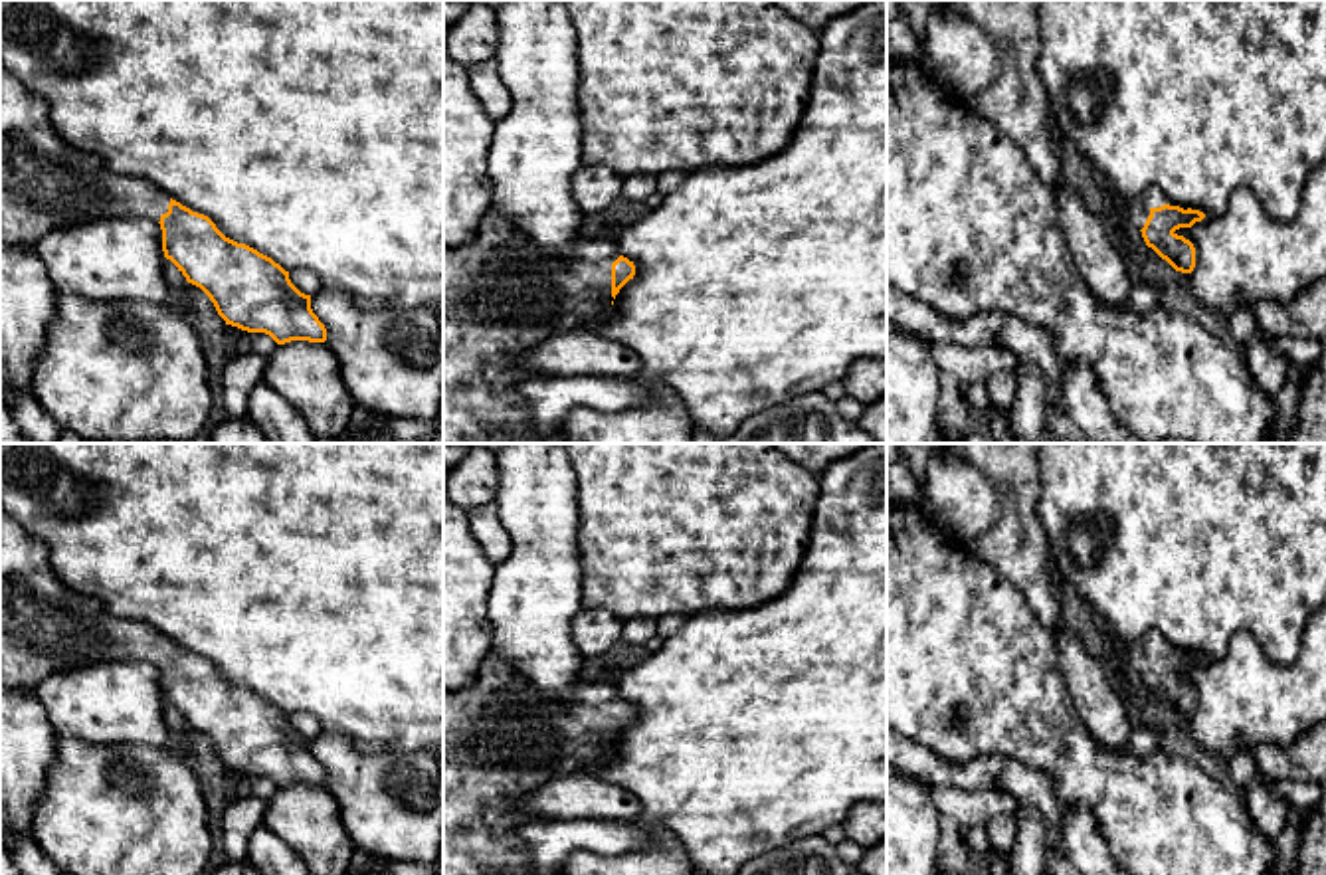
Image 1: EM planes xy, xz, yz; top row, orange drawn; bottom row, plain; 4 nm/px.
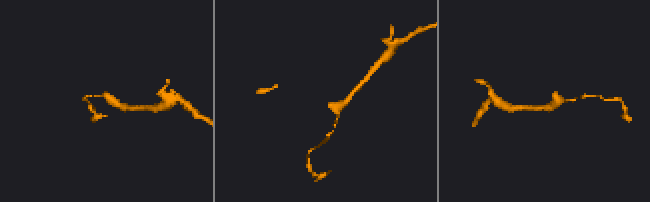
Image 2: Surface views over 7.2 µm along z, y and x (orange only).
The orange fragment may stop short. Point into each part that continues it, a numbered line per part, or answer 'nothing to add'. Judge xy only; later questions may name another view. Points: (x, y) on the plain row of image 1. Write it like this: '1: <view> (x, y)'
1: xy (44, 628)

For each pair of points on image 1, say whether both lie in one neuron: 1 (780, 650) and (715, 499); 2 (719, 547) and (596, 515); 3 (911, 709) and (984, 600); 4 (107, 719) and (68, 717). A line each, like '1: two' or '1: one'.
1: two
2: one
3: one
4: one

